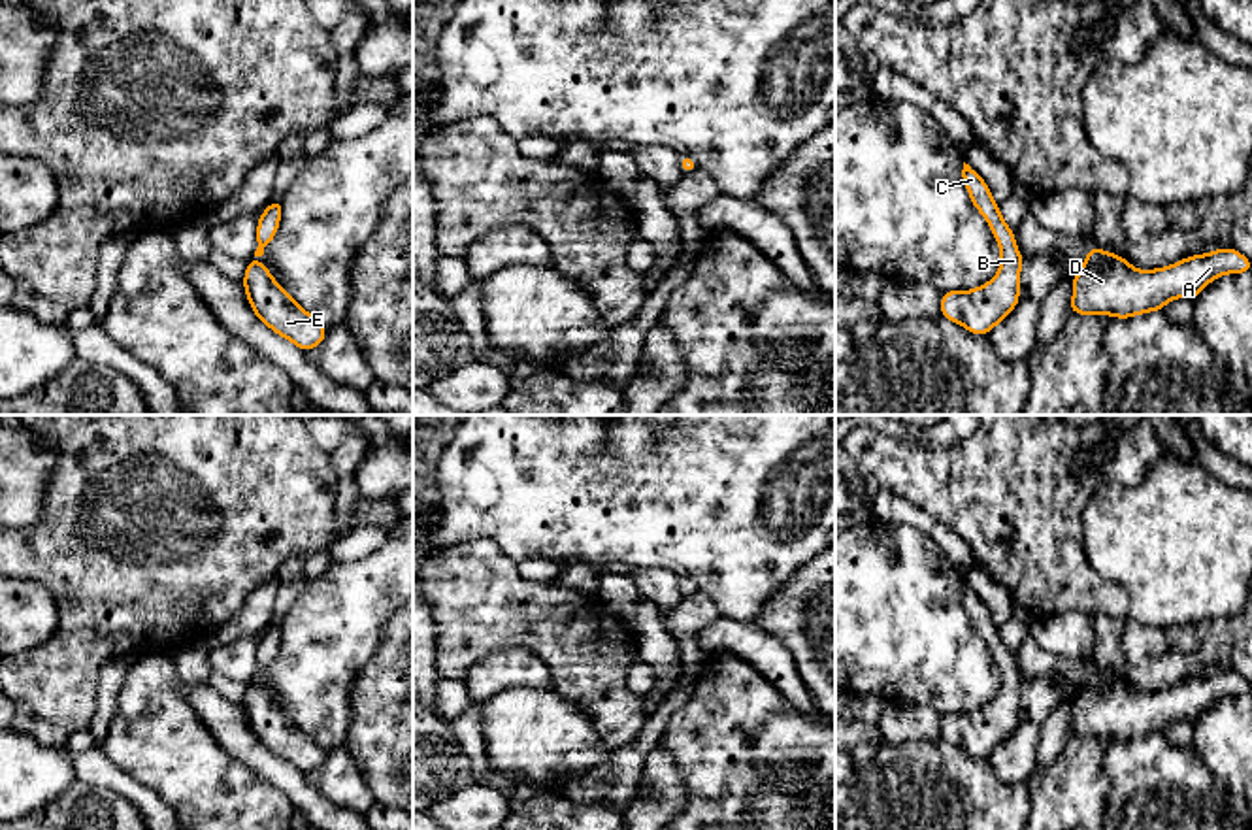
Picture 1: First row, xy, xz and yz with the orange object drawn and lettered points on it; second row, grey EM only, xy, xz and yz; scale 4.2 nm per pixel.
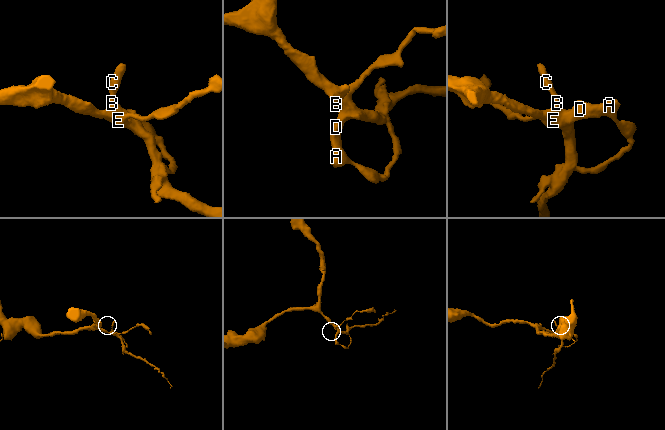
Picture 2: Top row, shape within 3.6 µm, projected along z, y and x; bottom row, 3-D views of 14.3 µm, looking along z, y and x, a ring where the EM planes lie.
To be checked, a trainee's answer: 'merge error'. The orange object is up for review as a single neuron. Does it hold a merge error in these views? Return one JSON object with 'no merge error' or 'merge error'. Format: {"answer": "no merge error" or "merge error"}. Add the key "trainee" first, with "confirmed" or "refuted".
{"trainee": "refuted", "answer": "no merge error"}

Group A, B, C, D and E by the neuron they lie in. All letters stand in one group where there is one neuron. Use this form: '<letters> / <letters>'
A B C D E

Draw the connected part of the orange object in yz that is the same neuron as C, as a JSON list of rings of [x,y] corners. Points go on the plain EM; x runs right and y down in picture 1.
[[[965,585],[962,600],[971,626],[986,641],[999,666],[1001,687],[997,696],[988,706],[973,713],[943,715],[941,739],[960,745],[973,758],[980,758],[988,756],[1018,728],[1024,679],[1020,677],[1014,655],[1001,639],[999,628],[994,624],[986,604]]]

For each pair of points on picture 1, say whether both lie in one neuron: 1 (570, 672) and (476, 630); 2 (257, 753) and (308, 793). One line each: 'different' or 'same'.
1: same
2: same

